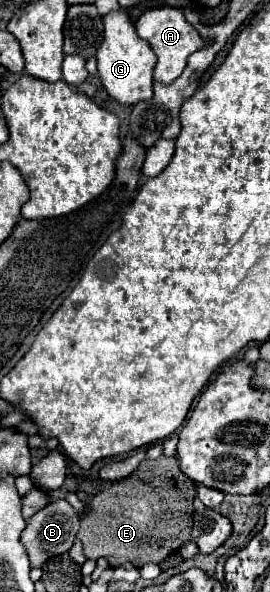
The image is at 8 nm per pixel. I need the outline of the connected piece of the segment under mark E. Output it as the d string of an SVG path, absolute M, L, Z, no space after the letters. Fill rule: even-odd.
M144 458L128 478L112 482L110 488L94 496L88 512L82 516L78 540L84 544L86 558L106 558L112 568L124 564L126 560L138 568L150 562L160 564L166 556L190 540L194 496L196 484L184 476L176 458ZM136 478L144 484L138 484Z

